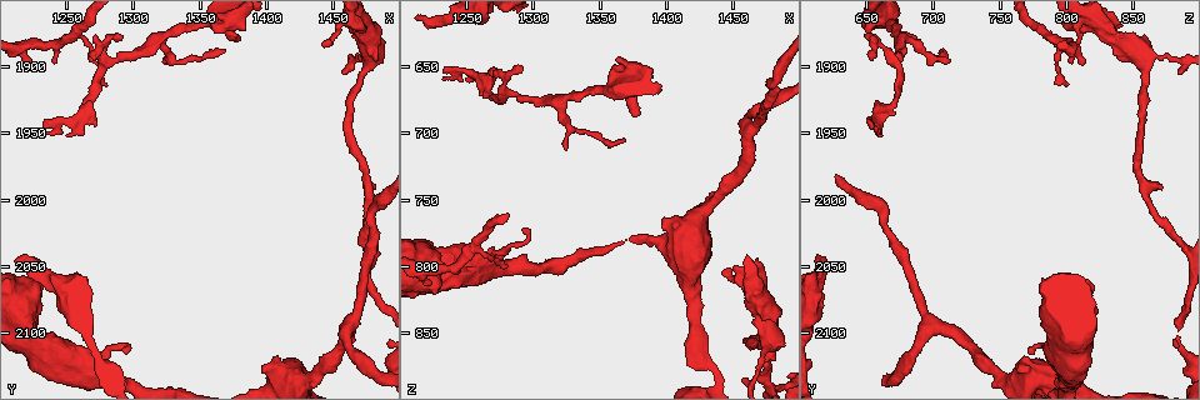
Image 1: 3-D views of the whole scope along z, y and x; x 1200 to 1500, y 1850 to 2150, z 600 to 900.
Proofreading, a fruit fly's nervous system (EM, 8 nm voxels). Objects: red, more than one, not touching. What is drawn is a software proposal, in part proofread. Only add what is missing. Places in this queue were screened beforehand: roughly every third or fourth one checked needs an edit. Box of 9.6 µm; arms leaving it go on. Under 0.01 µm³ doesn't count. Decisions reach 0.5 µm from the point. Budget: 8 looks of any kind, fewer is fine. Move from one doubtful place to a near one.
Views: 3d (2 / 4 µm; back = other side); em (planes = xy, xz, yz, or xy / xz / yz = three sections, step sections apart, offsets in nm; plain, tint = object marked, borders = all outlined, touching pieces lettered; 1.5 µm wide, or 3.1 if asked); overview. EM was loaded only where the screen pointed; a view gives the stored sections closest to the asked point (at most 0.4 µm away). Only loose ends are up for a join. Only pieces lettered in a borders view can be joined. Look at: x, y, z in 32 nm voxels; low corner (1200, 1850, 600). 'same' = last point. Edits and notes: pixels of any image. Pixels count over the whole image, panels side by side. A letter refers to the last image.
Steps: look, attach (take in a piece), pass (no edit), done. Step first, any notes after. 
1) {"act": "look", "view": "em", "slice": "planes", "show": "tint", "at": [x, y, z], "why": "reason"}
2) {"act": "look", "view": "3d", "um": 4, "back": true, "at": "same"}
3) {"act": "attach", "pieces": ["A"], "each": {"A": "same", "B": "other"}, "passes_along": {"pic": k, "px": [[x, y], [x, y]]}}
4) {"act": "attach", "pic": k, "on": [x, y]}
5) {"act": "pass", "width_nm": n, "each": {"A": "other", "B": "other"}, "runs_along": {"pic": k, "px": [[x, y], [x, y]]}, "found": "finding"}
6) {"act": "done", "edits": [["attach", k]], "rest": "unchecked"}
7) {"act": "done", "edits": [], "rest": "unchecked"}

{"act": "look", "view": "3d", "um": 2, "at": [1468, 1872, 806], "why": "thick end"}

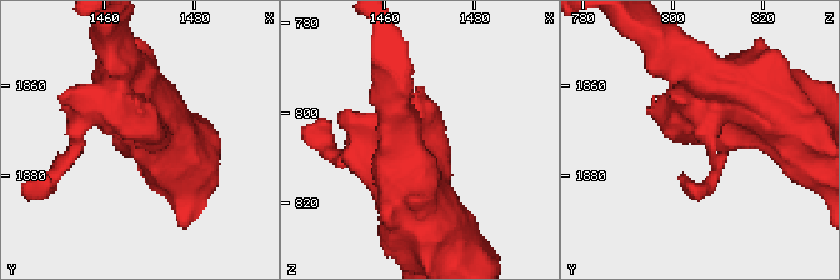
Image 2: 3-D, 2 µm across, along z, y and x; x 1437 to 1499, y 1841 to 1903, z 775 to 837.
{"act": "look", "view": "em", "slice": "planes", "show": "borders", "at": [1467, 1872, 805]}

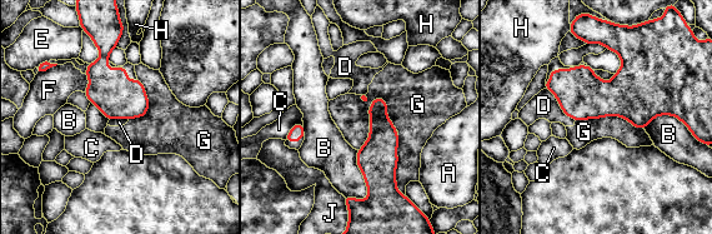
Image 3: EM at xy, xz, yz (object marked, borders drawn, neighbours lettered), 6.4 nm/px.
{"act": "pass", "each": {"A": "other", "B": "other", "C": "other", "D": "other", "E": "other", "F": "other", "G": "other", "H": "other", "J": "other"}, "border": {"pic": 3, "px": [[382, 98], [357, 150]]}, "found": "none of them fits"}

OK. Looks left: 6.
{"act": "look", "view": "em", "slice": "planes", "show": "tint", "at": [1234, 1946, 658], "why": "thin end"}

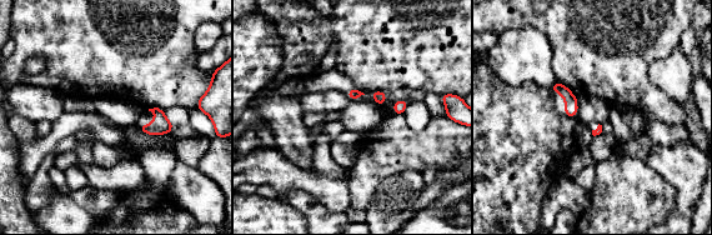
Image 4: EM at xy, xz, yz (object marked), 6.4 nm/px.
{"act": "look", "view": "em", "slice": "planes", "show": "borders", "at": "same", "why": "see the neighbours"}

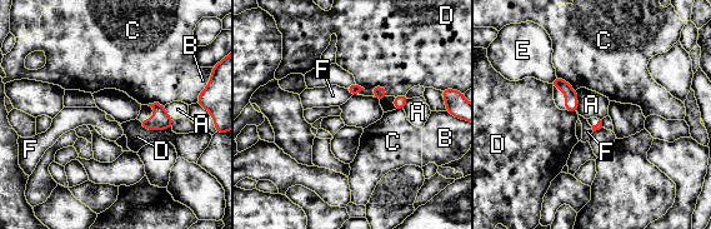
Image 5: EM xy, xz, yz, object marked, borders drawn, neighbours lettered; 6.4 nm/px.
{"act": "pass", "each": {"A": "other", "B": "other", "C": "other", "D": "other", "E": "other", "F": "other"}, "found": "no lettered piece goes on from it"}

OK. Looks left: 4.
{"act": "look", "view": "3d", "um": 2, "at": [1222, 1898, 810], "why": "an open end"}

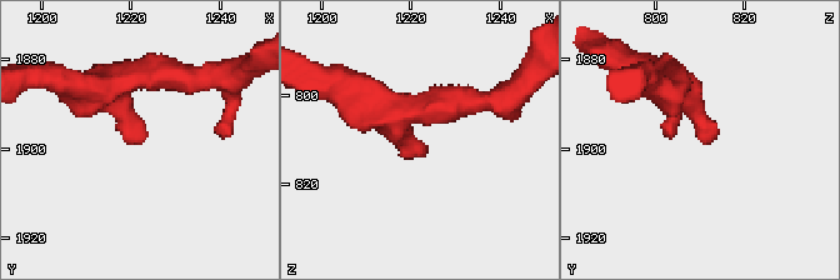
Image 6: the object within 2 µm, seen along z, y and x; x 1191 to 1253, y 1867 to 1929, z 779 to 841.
{"act": "look", "view": "em", "slice": "xy", "step": 4, "show": "tint", "at": [1222, 1899, 812], "arm_widths_nm": [220, 280], "why": "need the tissue"}

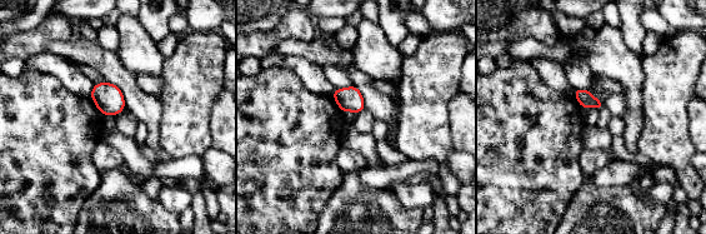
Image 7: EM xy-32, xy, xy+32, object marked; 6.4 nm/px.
{"act": "look", "view": "em", "slice": "planes", "show": "borders", "at": "same", "why": "cut it another way"}

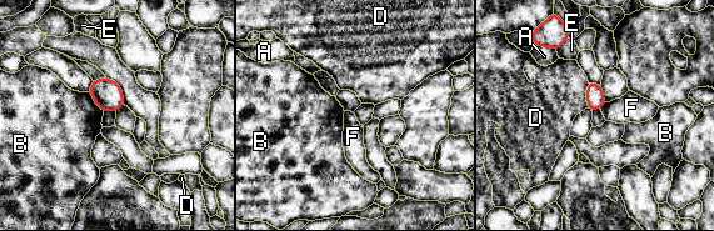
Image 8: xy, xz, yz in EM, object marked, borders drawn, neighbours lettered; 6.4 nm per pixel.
{"act": "pass", "each": {"A": "other", "B": "other", "D": "other", "E": "other", "F": "other"}, "found": "no lettered piece goes on from it"}

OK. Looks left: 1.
{"act": "done", "edits": [], "rest": "unchecked"}

